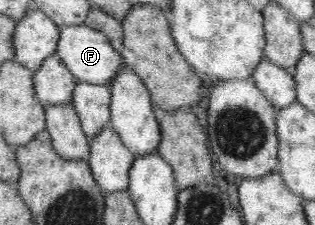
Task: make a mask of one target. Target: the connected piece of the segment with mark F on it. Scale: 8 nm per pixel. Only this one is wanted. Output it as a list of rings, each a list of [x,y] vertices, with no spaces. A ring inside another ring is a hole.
[[[86,24],[62,25],[59,28],[60,38],[56,44],[57,56],[64,61],[64,66],[74,74],[78,81],[92,84],[108,85],[117,68],[124,62],[124,57],[116,51],[104,33],[90,28]]]

